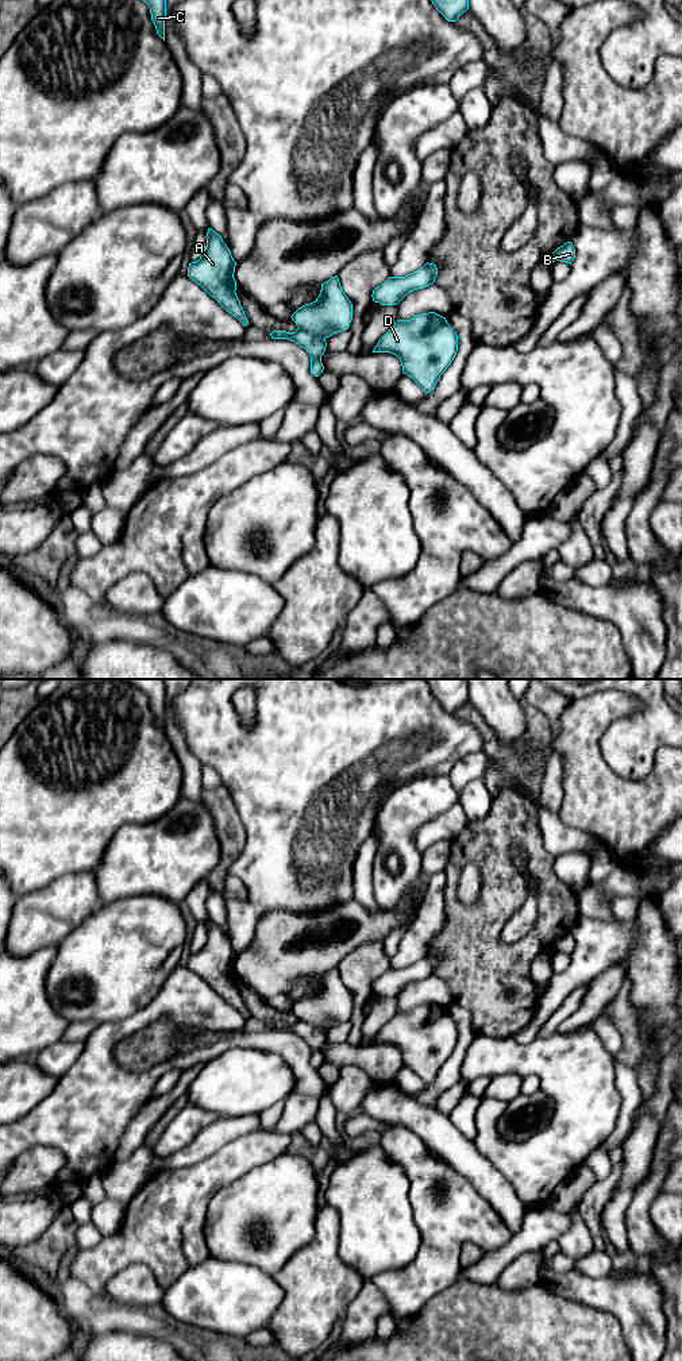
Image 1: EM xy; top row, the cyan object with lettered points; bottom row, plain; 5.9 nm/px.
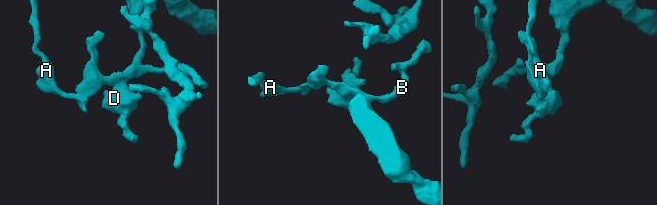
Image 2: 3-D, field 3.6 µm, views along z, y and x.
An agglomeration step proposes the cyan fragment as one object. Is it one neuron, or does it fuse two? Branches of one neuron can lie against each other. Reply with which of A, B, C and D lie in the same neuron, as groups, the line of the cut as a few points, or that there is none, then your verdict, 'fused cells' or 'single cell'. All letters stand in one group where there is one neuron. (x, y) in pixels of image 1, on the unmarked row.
A C / B D; cut in xy along (299, 1018), (324, 1029); fused cells

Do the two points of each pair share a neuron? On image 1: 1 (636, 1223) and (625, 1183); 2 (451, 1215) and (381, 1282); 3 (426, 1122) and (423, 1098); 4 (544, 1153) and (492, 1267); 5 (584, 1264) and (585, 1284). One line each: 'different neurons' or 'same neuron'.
1: same neuron
2: same neuron
3: different neurons
4: different neurons
5: different neurons

